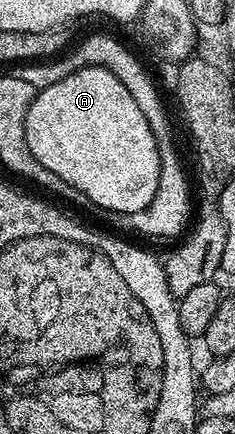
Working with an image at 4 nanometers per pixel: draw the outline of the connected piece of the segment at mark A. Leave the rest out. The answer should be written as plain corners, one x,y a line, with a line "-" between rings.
88,65
85,69
74,71
70,75
66,75
66,79
37,92
36,97
30,103
30,111
26,115
26,147
30,151
30,155
34,155
34,159
38,159
38,163
42,163
42,167
46,167
46,171
54,171
54,175
58,175
58,179
62,179
67,185
74,187
81,198
85,197
86,200
93,201
98,208
104,209
103,211
108,213
142,211
154,199
154,191
158,191
160,146
157,134
153,133
150,123
146,123
146,115
142,115
138,103
134,103
134,95
130,95
130,91
126,91
122,79
118,79
118,75
114,75
104,65

